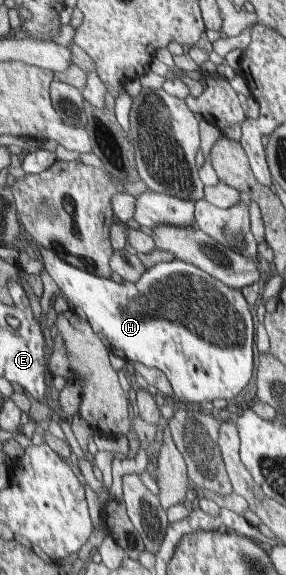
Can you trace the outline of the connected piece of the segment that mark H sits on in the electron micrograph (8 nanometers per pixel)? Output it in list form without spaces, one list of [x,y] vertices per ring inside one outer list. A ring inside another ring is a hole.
[[[38,244],[36,246],[39,258],[53,282],[56,282],[74,309],[84,311],[87,321],[103,337],[112,354],[129,362],[141,362],[148,368],[161,370],[179,399],[196,404],[212,402],[216,398],[230,400],[242,394],[242,390],[250,384],[254,368],[252,358],[254,324],[248,302],[240,294],[240,289],[229,287],[204,269],[176,258],[149,267],[136,282],[116,283],[112,279],[80,270],[79,267],[58,258],[51,250],[47,248],[39,250]]]

